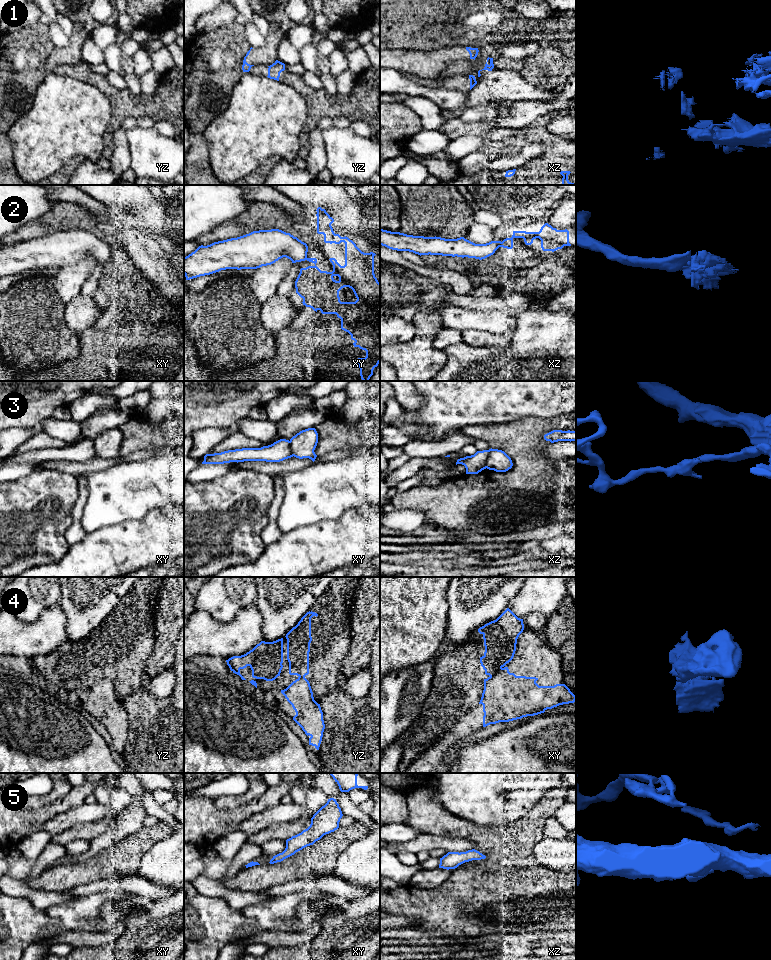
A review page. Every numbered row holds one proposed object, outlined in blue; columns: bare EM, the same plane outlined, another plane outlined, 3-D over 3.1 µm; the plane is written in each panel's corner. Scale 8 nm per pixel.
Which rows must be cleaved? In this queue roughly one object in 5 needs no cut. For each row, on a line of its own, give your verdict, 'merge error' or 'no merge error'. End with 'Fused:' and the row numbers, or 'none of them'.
1: merge error
2: merge error
3: merge error
4: merge error
5: no merge error
Fused: 1, 2, 3, 4

